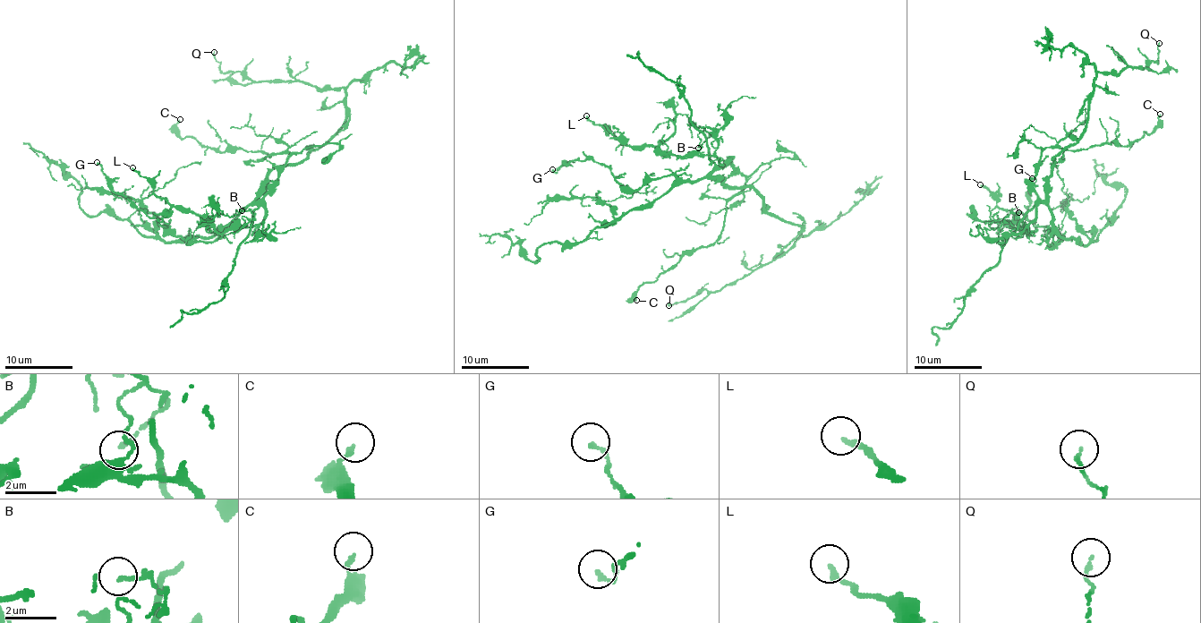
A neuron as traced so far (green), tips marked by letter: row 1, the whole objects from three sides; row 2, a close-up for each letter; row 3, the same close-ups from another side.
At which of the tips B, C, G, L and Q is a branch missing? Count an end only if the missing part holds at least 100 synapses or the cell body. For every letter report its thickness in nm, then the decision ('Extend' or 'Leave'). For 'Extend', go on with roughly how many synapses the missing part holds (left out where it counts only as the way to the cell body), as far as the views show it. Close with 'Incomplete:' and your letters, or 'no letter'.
B: Thickness 130 nm. Leave
C: Thickness 150 nm. Leave
G: Thickness 130 nm. Leave
L: Thickness 220 nm. Leave
Q: Thickness 140 nm. Leave
Incomplete: no letter

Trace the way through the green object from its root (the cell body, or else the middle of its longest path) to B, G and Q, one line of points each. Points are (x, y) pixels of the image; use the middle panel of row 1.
B: (712, 178), (711, 174), (721, 164), (700, 149), (698, 137), (704, 130), (710, 135), (698, 148)
G: (712, 178), (694, 181), (664, 175), (626, 190), (596, 161), (572, 159), (556, 172), (552, 169)
Q: (712, 178), (749, 186), (768, 212), (799, 226), (800, 235), (785, 252), (719, 291), (702, 289), (668, 305)

